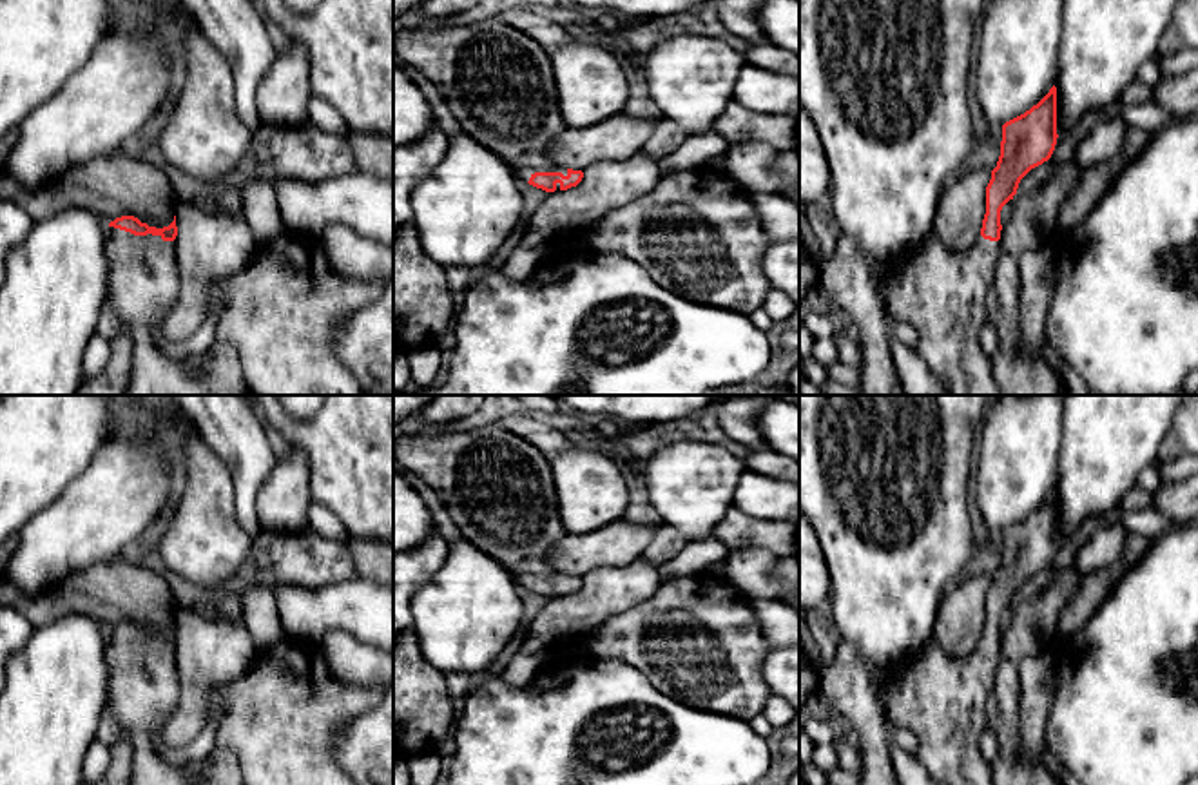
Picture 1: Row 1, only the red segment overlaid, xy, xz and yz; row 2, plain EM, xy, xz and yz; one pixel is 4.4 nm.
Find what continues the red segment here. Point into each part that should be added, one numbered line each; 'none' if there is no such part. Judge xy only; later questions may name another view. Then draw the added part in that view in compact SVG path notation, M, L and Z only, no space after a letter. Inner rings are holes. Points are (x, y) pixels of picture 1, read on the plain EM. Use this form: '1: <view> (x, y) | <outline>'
1: xy (144, 689) | M109 633L105 662L105 707L114 712L121 734L132 745L130 785L245 785L228 749L212 752L212 769L198 781L185 767L176 767L156 752L152 740L161 738L163 725L179 702L176 647Z

